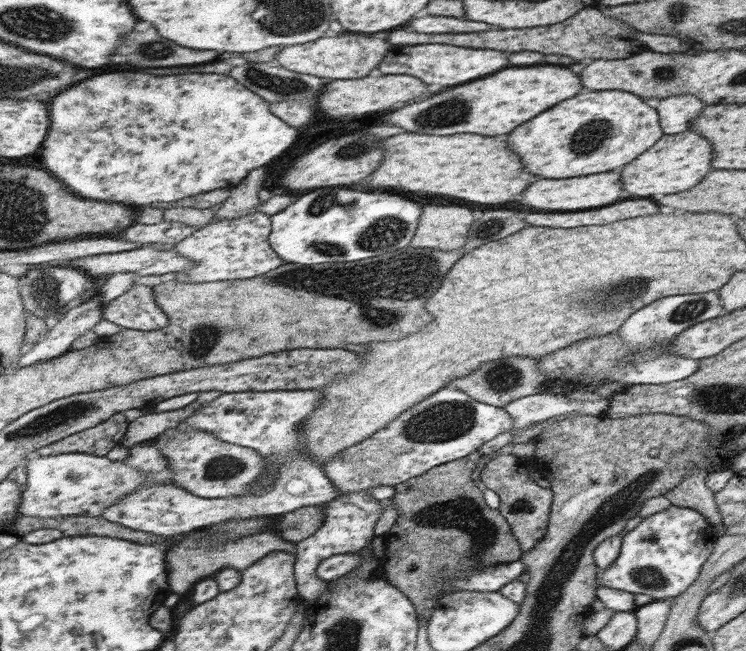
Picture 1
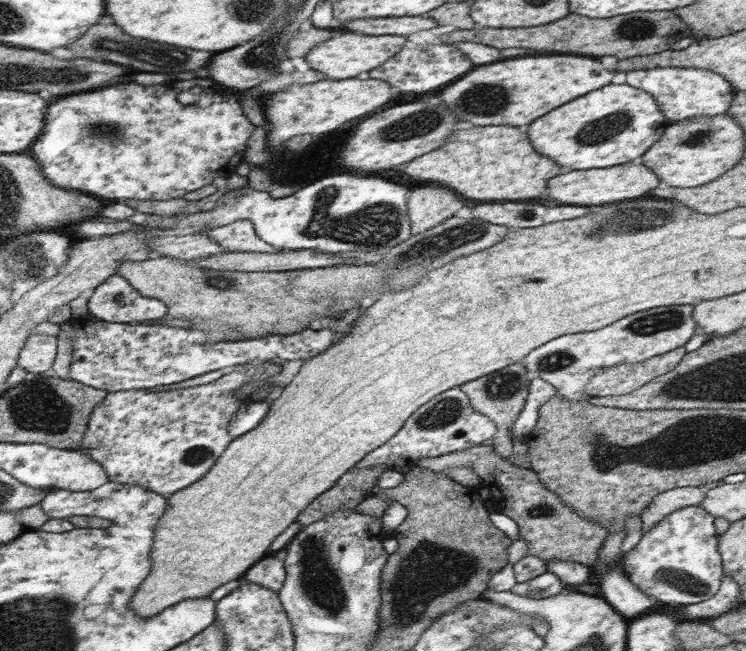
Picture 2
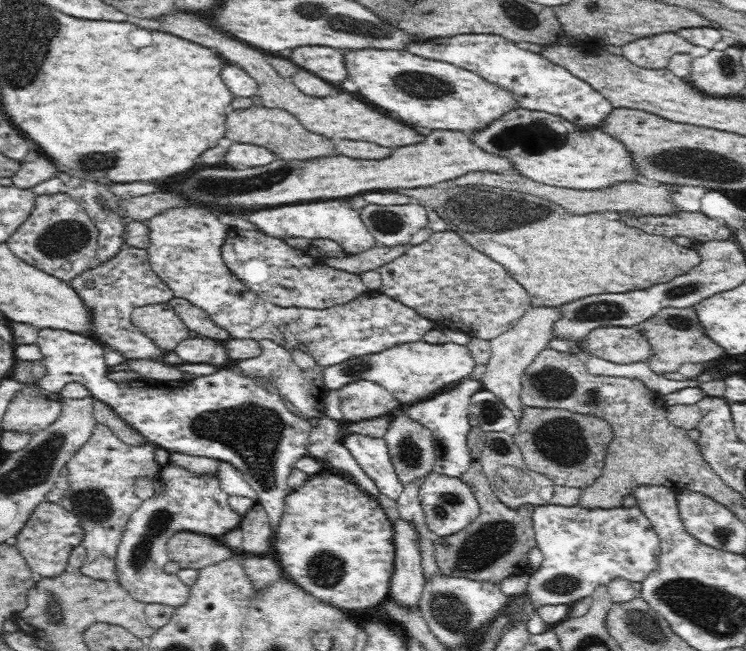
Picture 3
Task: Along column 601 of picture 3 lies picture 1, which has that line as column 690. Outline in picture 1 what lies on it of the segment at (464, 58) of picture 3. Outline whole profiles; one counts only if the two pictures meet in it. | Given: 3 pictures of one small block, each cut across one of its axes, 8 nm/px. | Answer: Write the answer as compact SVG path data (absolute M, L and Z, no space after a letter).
M692 93L670 95L669 98L660 100L658 114L664 134L671 135L687 131L705 108L703 100L699 100Z

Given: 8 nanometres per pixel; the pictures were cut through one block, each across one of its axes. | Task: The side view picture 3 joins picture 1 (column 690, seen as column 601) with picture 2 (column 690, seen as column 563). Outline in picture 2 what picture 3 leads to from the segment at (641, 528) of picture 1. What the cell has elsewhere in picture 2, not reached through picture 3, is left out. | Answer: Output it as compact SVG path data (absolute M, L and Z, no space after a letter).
M700 505L687 506L644 534L620 564L629 580L650 598L670 605L696 604L717 595L722 586L722 554L716 550L714 536L714 516Z

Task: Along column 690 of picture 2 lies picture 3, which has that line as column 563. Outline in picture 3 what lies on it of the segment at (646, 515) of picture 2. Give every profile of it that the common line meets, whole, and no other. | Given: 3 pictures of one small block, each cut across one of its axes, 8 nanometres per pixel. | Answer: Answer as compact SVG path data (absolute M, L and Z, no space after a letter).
M486 432L485 447L478 459L483 471L498 499L508 508L518 508L525 504L560 505L565 507L579 504L581 488L557 485L550 477L528 468L520 447L513 441L513 435L505 432Z

